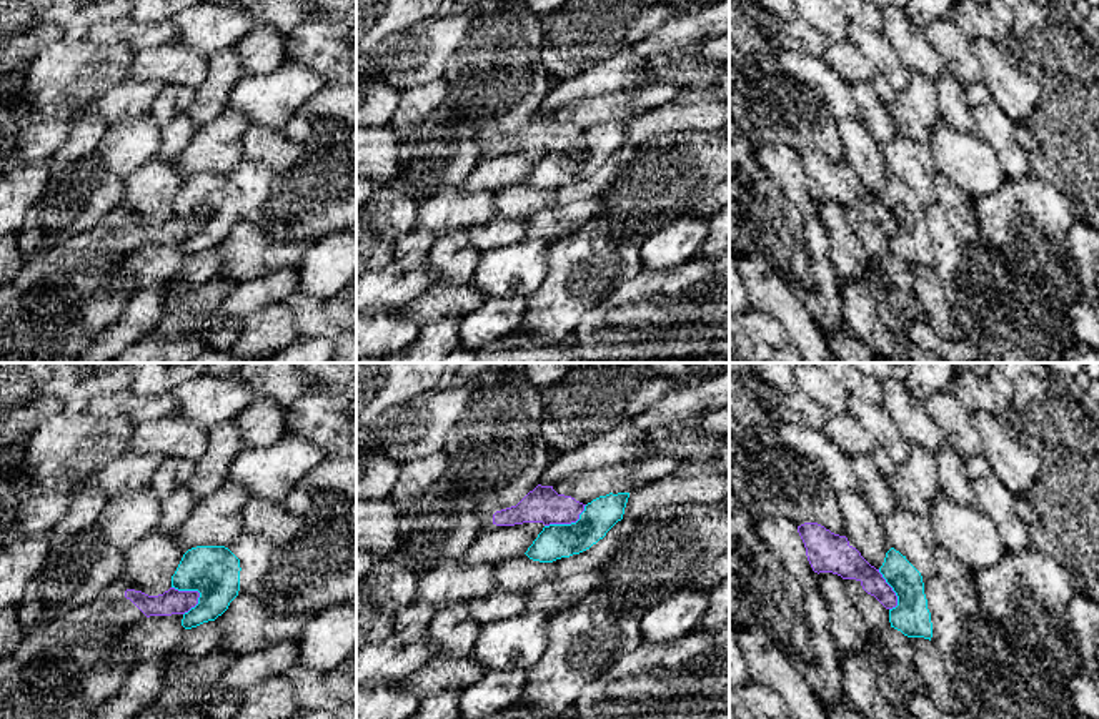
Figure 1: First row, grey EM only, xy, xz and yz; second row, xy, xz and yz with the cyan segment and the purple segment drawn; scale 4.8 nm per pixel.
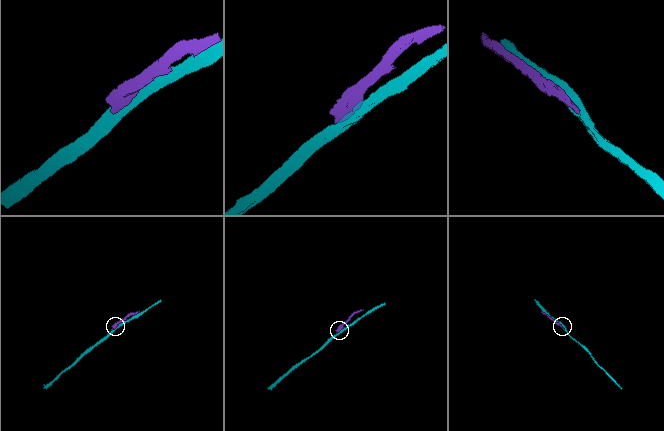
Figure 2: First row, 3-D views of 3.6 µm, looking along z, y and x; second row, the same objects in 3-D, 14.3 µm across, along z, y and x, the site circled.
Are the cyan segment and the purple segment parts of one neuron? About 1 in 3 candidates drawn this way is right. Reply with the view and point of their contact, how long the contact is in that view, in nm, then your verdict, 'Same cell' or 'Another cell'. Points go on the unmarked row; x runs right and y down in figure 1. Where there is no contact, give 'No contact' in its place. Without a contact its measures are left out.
Touches cyan at xy (190, 217). Shared border 160 nm. Another cell

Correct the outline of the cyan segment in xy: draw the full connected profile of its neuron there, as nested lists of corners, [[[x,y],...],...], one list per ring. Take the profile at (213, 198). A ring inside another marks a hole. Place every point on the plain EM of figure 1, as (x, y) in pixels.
[[[196,173],[188,176],[175,201],[172,215],[198,218],[198,231],[183,241],[185,256],[215,248],[240,218],[240,186],[225,173]]]

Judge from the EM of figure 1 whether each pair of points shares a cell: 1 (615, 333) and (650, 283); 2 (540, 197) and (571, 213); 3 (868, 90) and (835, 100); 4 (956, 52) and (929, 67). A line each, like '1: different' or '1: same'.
1: same
2: different
3: different
4: different

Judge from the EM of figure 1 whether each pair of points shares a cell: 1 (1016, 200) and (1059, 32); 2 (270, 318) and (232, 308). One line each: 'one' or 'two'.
1: two
2: two

